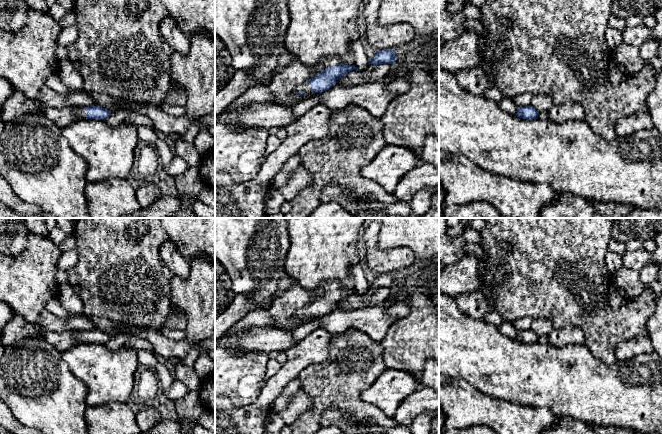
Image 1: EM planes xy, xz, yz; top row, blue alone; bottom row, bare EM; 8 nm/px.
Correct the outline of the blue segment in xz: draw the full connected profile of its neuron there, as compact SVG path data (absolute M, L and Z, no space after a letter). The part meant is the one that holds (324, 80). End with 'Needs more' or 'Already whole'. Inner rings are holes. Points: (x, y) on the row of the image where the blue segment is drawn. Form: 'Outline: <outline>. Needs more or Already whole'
Outline: M336 56L323 58L317 63L307 66L300 63L298 60L293 61L285 68L281 69L273 79L268 83L269 90L275 96L275 101L272 104L277 104L284 107L292 107L292 103L301 97L324 92L336 85L336 81L345 76L348 72L356 70L361 71L354 65L342 64Z. Needs more

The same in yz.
Outline: M504 97L498 102L501 109L509 114L516 115L519 118L533 120L538 118L539 113L531 106L518 107L510 98Z. Needs more

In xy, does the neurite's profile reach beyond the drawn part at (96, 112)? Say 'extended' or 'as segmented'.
extended

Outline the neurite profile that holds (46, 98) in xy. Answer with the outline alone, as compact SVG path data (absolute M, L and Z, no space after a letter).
M48 87L41 89L35 100L40 109L33 113L43 112L51 107L57 109L67 106L86 108L97 105L95 99L84 90L69 90L66 94L60 94Z

